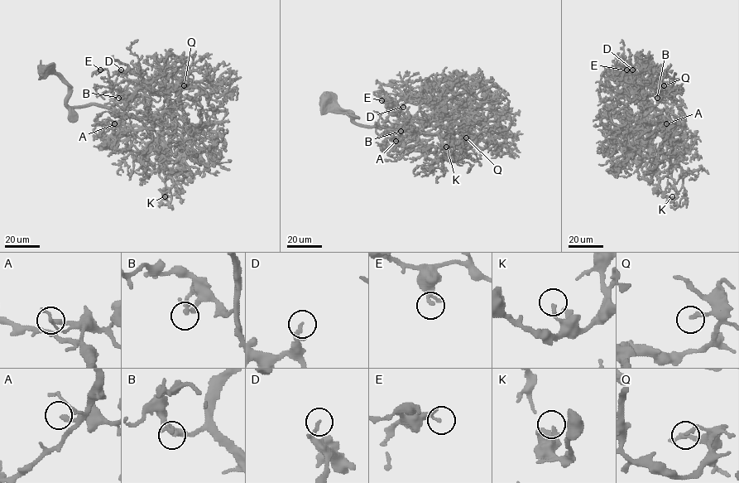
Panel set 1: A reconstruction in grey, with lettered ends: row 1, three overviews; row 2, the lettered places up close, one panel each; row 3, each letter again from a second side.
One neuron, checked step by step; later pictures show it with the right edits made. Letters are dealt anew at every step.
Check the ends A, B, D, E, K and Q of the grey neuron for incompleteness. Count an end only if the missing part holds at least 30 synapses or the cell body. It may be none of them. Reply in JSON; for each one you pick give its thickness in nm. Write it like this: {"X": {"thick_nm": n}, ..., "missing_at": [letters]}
{"missing_at": []}

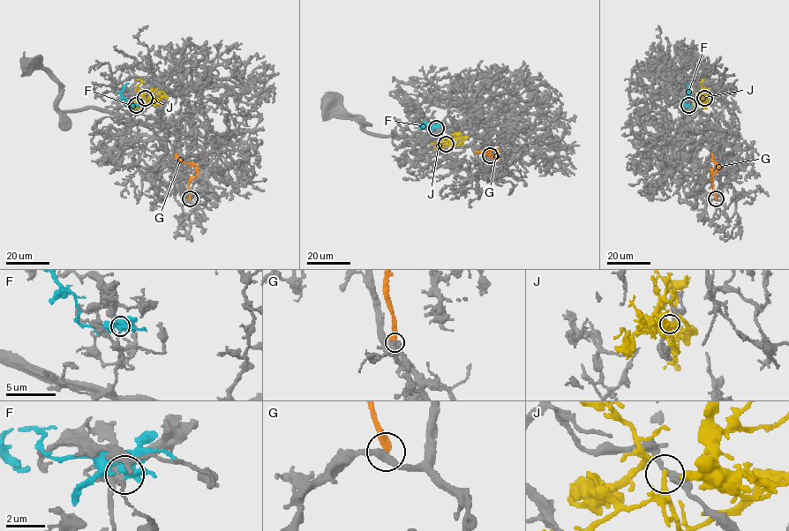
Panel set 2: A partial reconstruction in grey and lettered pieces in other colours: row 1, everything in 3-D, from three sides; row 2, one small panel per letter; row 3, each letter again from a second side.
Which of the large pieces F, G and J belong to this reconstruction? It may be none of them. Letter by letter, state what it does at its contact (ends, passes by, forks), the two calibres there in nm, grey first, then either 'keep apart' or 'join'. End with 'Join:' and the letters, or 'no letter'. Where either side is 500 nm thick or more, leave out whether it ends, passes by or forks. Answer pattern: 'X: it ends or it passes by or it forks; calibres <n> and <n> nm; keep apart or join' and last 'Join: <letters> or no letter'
F: calibres 200 and 500 nm; join
G: it ends; calibres 320 and 480 nm; keep apart
J: it passes by; calibres 300 and 180 nm; keep apart
Join: F

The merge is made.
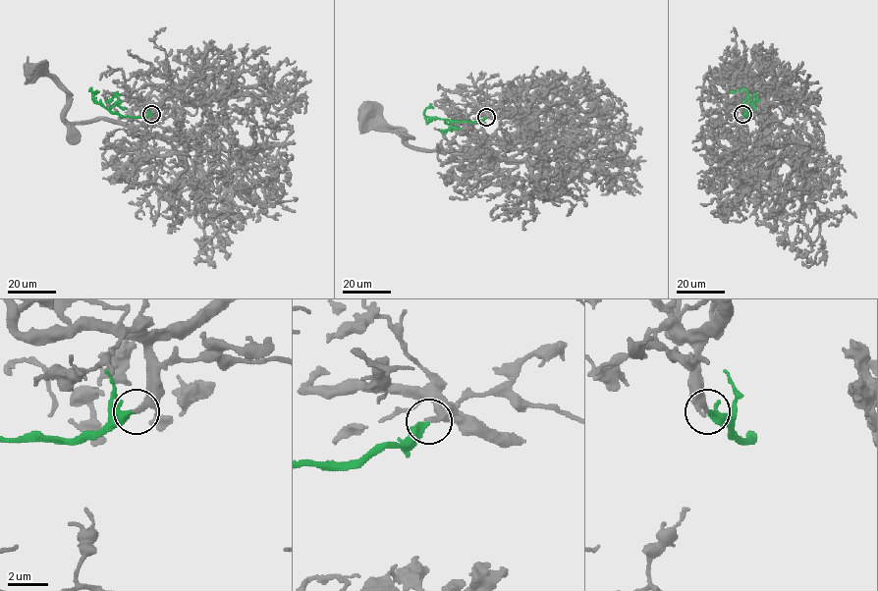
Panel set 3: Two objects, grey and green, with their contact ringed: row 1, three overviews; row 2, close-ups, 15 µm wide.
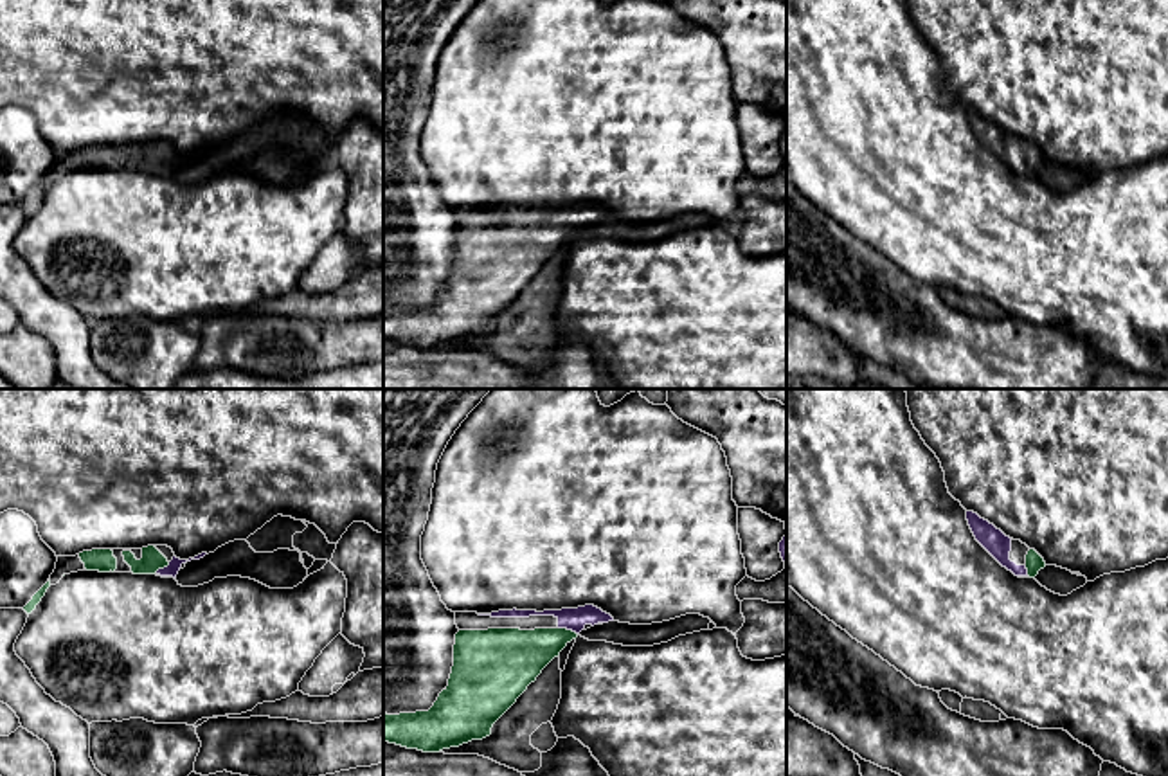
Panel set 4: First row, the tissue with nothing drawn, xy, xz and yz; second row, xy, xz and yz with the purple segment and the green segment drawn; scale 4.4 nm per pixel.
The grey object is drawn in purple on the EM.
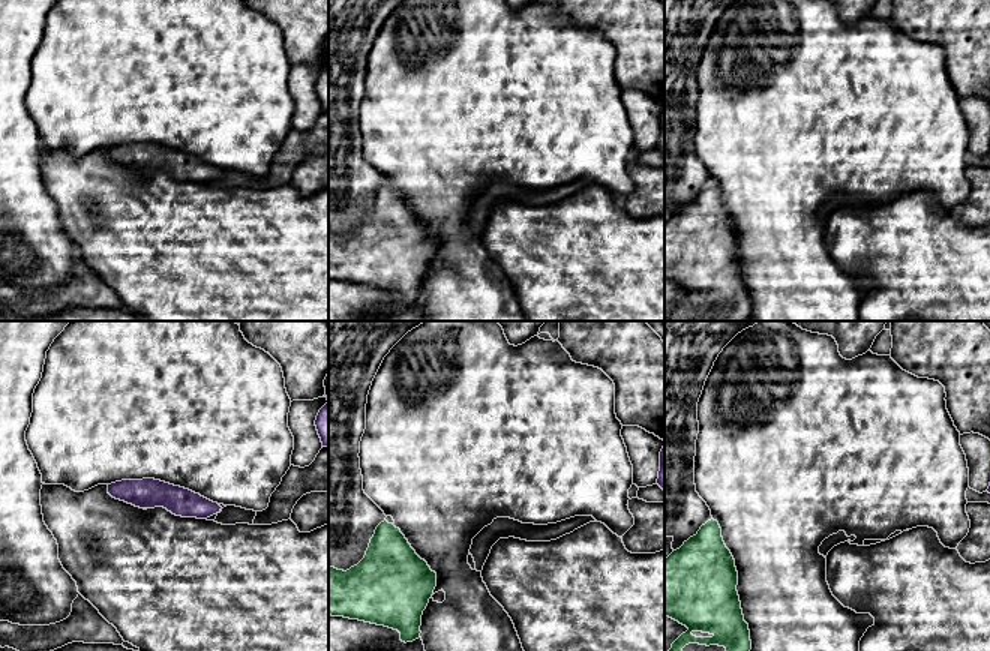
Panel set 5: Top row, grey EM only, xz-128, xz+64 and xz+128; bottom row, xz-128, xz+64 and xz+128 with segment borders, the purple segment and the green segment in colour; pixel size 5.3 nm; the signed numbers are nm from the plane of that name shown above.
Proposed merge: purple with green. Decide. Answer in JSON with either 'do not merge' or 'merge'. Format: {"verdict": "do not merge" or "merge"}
{"verdict": "merge"}

